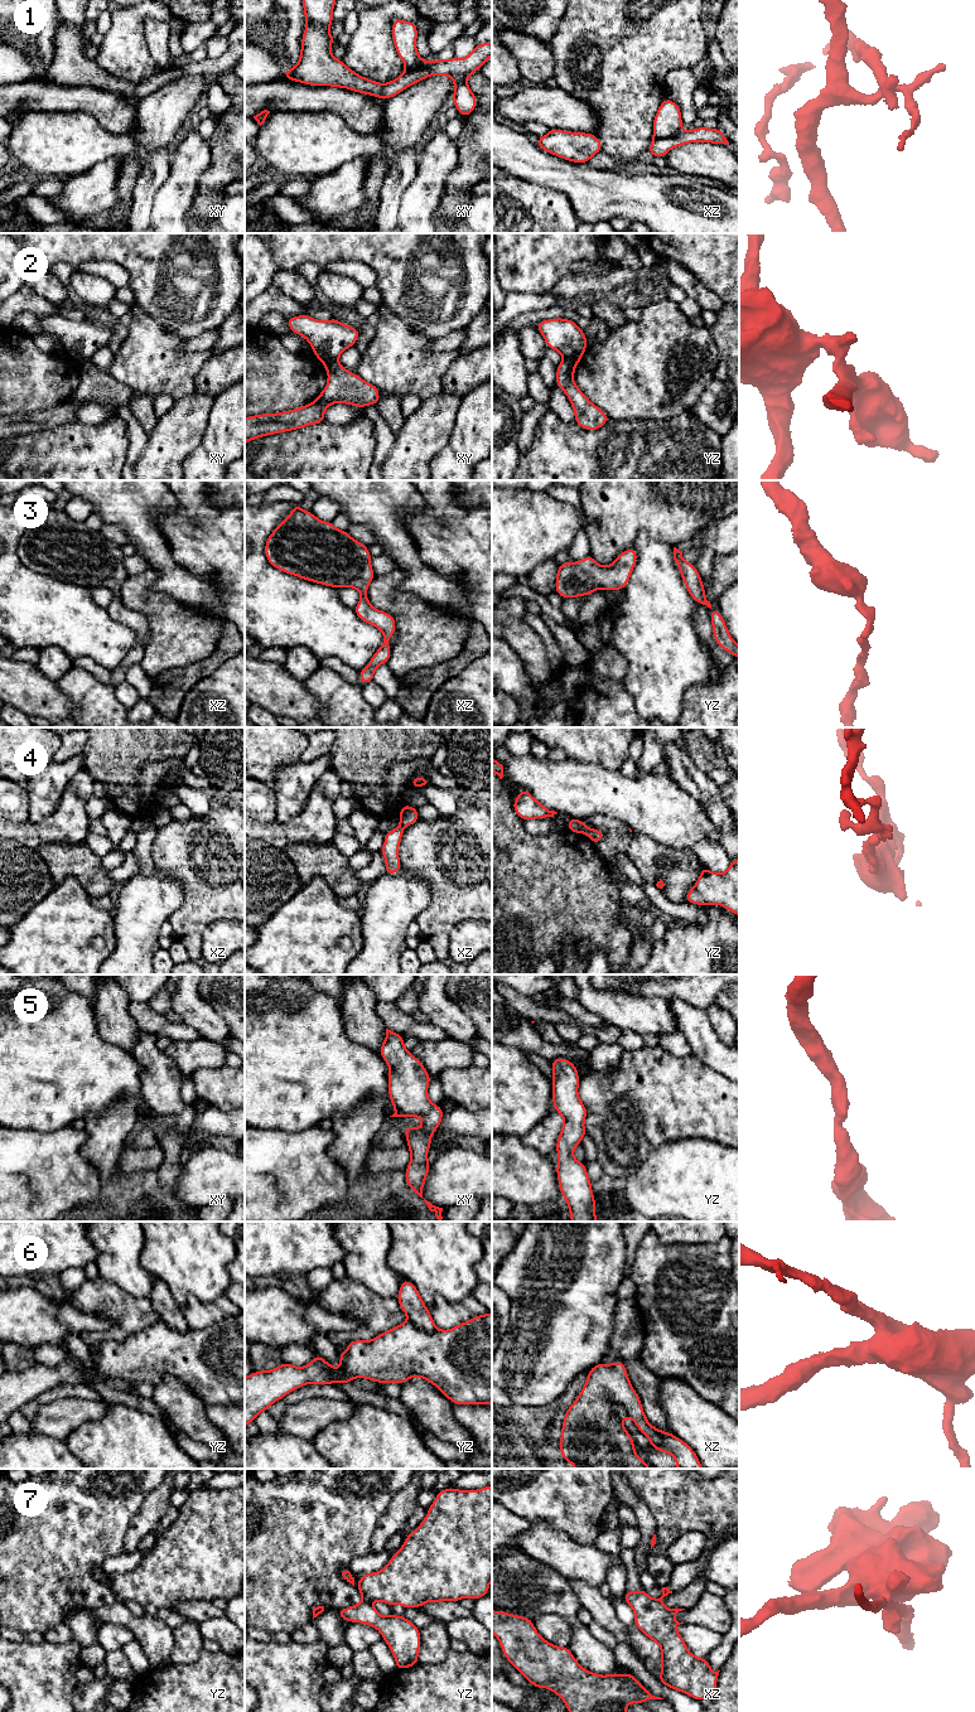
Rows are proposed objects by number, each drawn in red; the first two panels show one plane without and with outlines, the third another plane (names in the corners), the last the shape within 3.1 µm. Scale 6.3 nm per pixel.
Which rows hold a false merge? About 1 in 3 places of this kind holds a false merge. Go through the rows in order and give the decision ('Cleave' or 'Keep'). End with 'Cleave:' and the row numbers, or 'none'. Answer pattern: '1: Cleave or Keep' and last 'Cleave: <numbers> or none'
1: Cleave
2: Cleave
3: Keep
4: Cleave
5: Keep
6: Cleave
7: Cleave
Cleave: 1, 2, 4, 6, 7

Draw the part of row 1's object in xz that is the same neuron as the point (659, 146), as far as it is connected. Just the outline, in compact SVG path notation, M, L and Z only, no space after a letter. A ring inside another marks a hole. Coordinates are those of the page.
M698 127L691 131L679 132L675 136L665 139L652 139L650 144L648 156L663 156L672 147L677 147L689 142L711 142L716 145L729 145L727 137L720 129Z

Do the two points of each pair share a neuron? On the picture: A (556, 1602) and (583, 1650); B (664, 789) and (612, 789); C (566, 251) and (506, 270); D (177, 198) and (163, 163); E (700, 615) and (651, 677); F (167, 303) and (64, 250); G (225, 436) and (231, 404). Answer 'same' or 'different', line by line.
A: same
B: same
C: same
D: different
E: different
F: same
G: same

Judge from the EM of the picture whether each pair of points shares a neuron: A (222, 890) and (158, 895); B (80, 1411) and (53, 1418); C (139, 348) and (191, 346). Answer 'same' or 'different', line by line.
A: different
B: same
C: different

